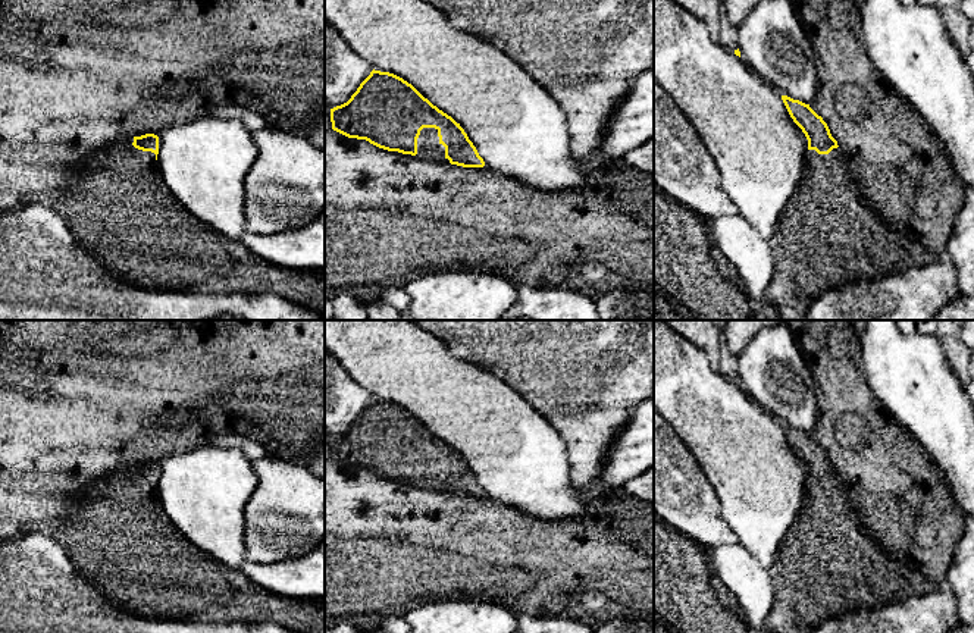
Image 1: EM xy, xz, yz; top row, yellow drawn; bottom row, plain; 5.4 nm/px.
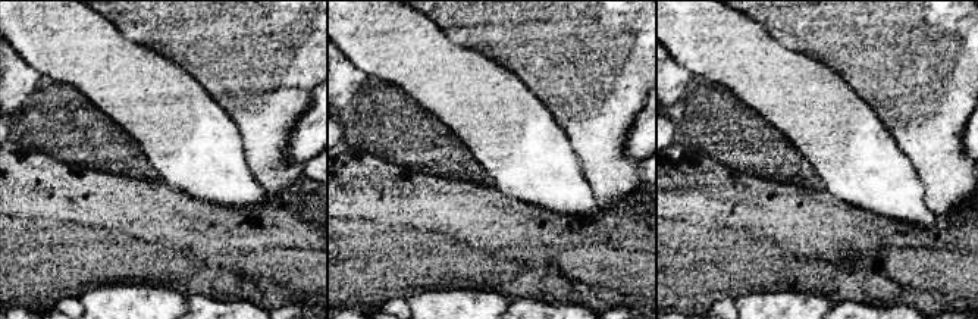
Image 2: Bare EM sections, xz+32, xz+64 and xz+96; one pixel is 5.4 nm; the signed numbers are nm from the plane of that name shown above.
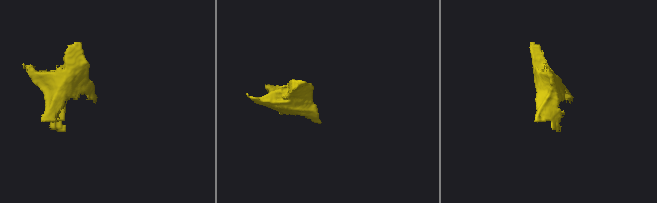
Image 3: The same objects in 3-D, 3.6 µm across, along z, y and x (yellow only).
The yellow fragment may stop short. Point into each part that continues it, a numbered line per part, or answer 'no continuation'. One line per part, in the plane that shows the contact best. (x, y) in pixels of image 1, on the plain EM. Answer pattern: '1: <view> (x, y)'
1: xz (429, 478)

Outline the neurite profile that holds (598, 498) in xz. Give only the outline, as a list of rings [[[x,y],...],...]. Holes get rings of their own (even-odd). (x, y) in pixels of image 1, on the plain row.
[[[618,488],[618,489],[608,489],[605,492],[599,492],[599,493],[595,493],[595,495],[589,495],[586,505],[588,507],[599,505],[604,501],[610,501],[610,499],[616,498],[617,495],[623,495],[623,493],[626,493],[623,491],[623,488]]]

